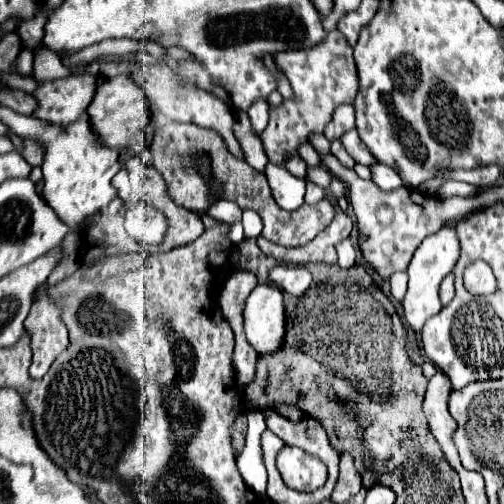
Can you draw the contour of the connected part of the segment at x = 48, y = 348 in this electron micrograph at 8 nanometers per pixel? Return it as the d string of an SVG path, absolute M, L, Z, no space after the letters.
M50 296L44 300L34 300L30 314L26 318L26 330L30 334L32 366L30 376L42 378L52 362L68 348L70 336L66 324L62 324L62 308Z

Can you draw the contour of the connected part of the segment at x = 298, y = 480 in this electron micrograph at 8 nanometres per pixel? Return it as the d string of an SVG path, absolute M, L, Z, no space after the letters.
M284 446L276 456L276 468L284 484L298 492L314 492L326 482L326 466L322 460L298 446Z

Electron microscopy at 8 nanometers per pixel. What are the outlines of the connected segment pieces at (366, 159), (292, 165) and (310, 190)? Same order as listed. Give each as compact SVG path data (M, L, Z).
M352 128L350 132L344 132L342 134L342 144L344 144L344 148L348 150L348 154L358 162L358 164L364 164L364 166L372 166L376 160L374 160L374 156L370 156L370 152L368 152L368 148L362 144L362 140L358 138L358 132L356 132L356 128Z
M288 156L286 162L284 162L284 168L288 172L292 172L294 176L300 176L300 178L306 176L307 164L300 156Z
M308 182L308 188L306 188L306 204L316 204L316 202L320 202L324 196L326 196L324 188Z

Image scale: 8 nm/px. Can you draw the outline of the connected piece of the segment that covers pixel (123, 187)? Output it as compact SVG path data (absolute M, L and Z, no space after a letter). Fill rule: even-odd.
M122 168L116 176L114 176L114 186L118 190L118 196L128 200L130 198L130 174L126 168Z

